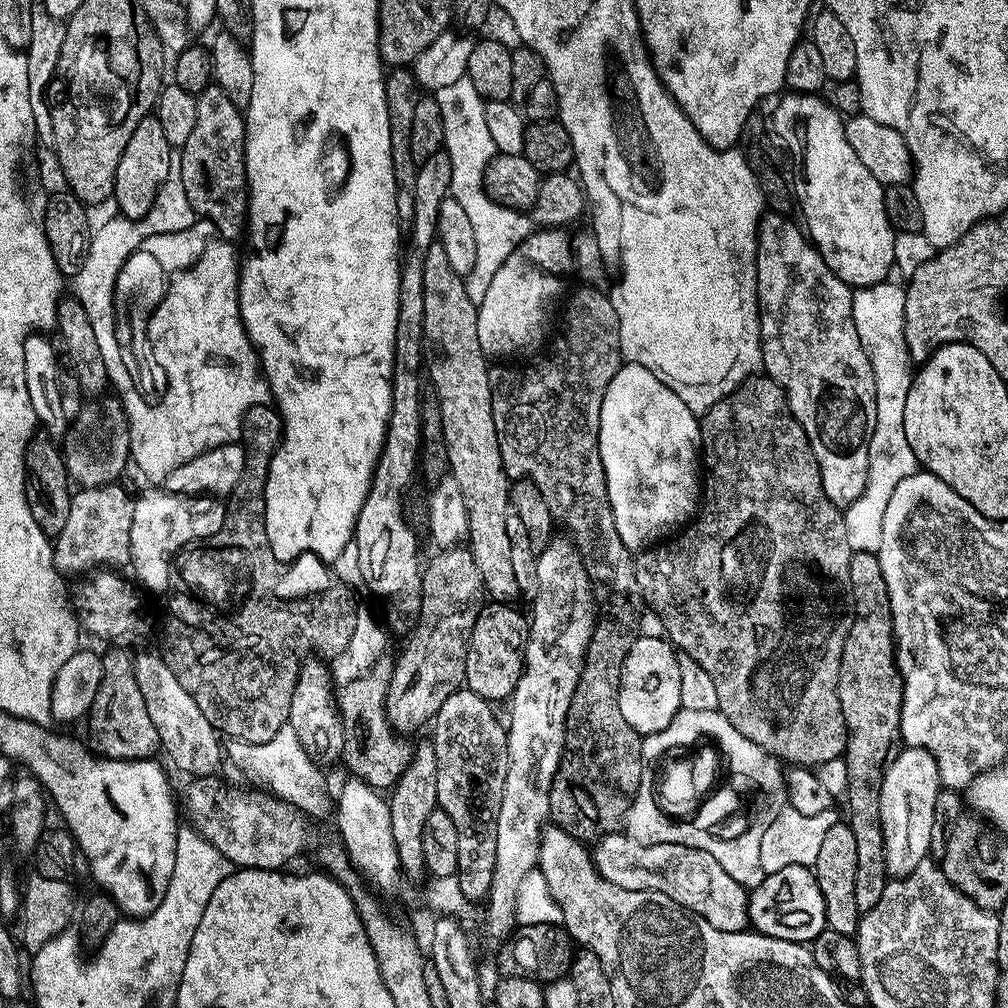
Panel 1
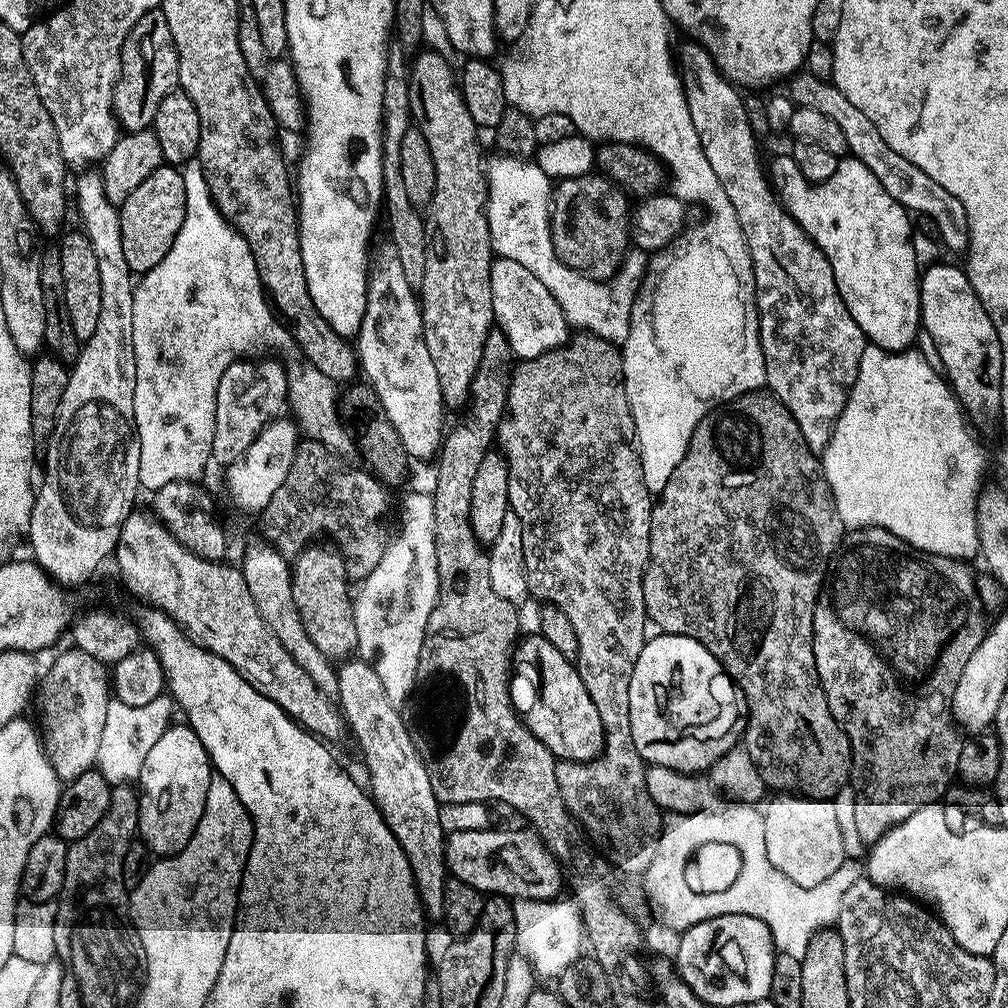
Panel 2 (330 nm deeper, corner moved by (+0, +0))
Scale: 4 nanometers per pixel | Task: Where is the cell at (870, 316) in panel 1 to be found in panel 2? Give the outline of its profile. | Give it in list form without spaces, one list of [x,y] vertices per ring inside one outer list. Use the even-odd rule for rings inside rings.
[[[868,344],[865,347],[858,366],[856,381],[854,386],[848,390],[846,406],[832,427],[830,442],[824,447],[822,471],[828,480],[828,489],[832,491],[832,500],[836,503],[836,509],[842,518],[845,529],[881,528],[898,538],[902,538],[917,552],[949,556],[955,560],[968,562],[971,561],[972,555],[977,555],[980,552],[976,503],[980,501],[982,485],[985,483],[985,481],[983,482],[984,452],[980,449],[979,442],[968,433],[969,425],[966,423],[965,413],[962,411],[960,401],[956,399],[947,379],[941,375],[937,365],[931,359],[928,361],[922,353],[916,351],[887,352],[879,348],[877,344]]]

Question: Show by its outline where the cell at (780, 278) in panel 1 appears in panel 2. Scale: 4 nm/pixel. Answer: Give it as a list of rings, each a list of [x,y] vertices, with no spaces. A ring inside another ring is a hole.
[[[695,42],[684,43],[688,44],[682,45],[681,48],[679,45],[678,48],[678,71],[680,73],[680,81],[684,87],[684,93],[686,94],[686,106],[690,106],[690,122],[694,122],[694,130],[700,135],[700,145],[706,154],[706,162],[710,162],[710,170],[714,170],[714,174],[718,174],[718,178],[726,190],[726,198],[730,198],[730,202],[734,206],[734,214],[738,214],[738,220],[744,231],[744,237],[748,243],[748,249],[752,258],[752,269],[754,270],[756,282],[758,335],[762,346],[762,354],[764,355],[764,378],[767,391],[779,398],[786,406],[786,410],[790,410],[794,422],[798,422],[798,430],[802,430],[802,438],[806,438],[806,446],[810,446],[812,452],[817,454],[823,453],[824,447],[826,447],[832,437],[832,427],[836,424],[836,419],[840,417],[848,401],[848,390],[854,386],[856,381],[860,359],[866,347],[864,335],[858,326],[858,322],[854,322],[854,318],[850,318],[850,310],[846,310],[846,302],[842,302],[840,291],[836,285],[834,274],[830,270],[830,262],[826,258],[826,254],[822,254],[822,250],[809,238],[806,230],[802,230],[802,226],[797,220],[786,211],[784,205],[780,202],[780,197],[777,196],[772,188],[772,181],[765,165],[763,163],[760,165],[760,152],[756,149],[758,137],[752,133],[750,121],[746,119],[746,106],[744,105],[744,96],[741,89],[720,73],[720,68],[714,62],[714,58],[703,46]]]

